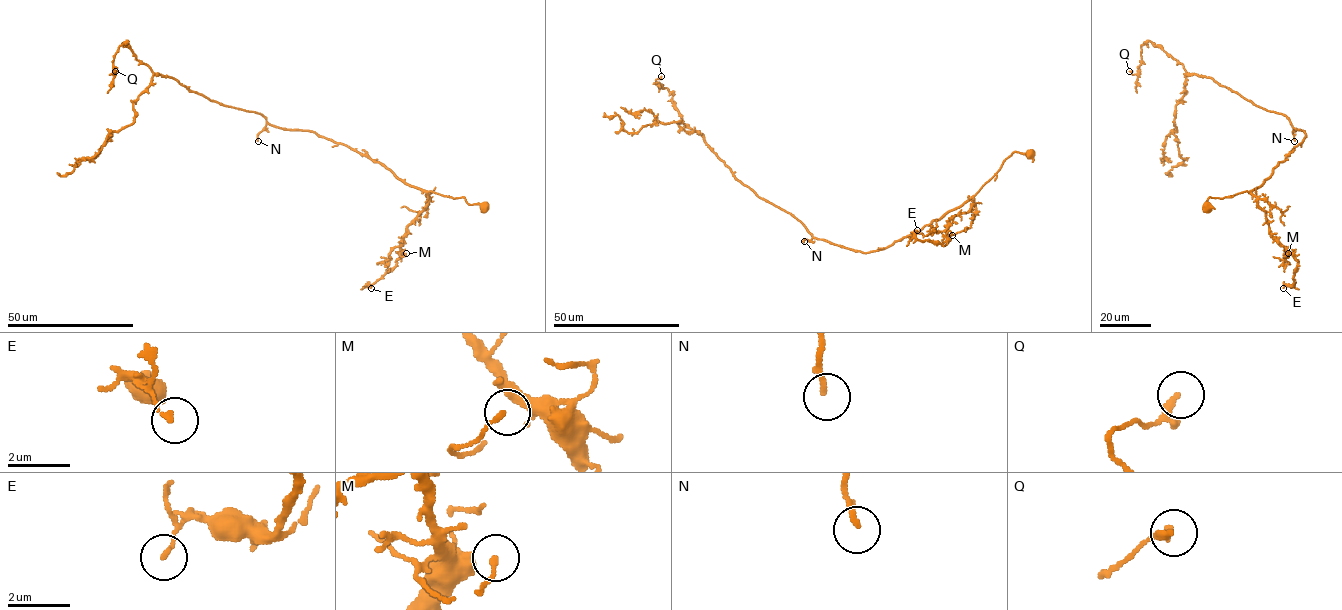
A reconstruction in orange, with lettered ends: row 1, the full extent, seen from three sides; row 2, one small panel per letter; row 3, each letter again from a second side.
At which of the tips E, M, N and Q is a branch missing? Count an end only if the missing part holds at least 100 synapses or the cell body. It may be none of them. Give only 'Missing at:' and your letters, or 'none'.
Missing at: N

